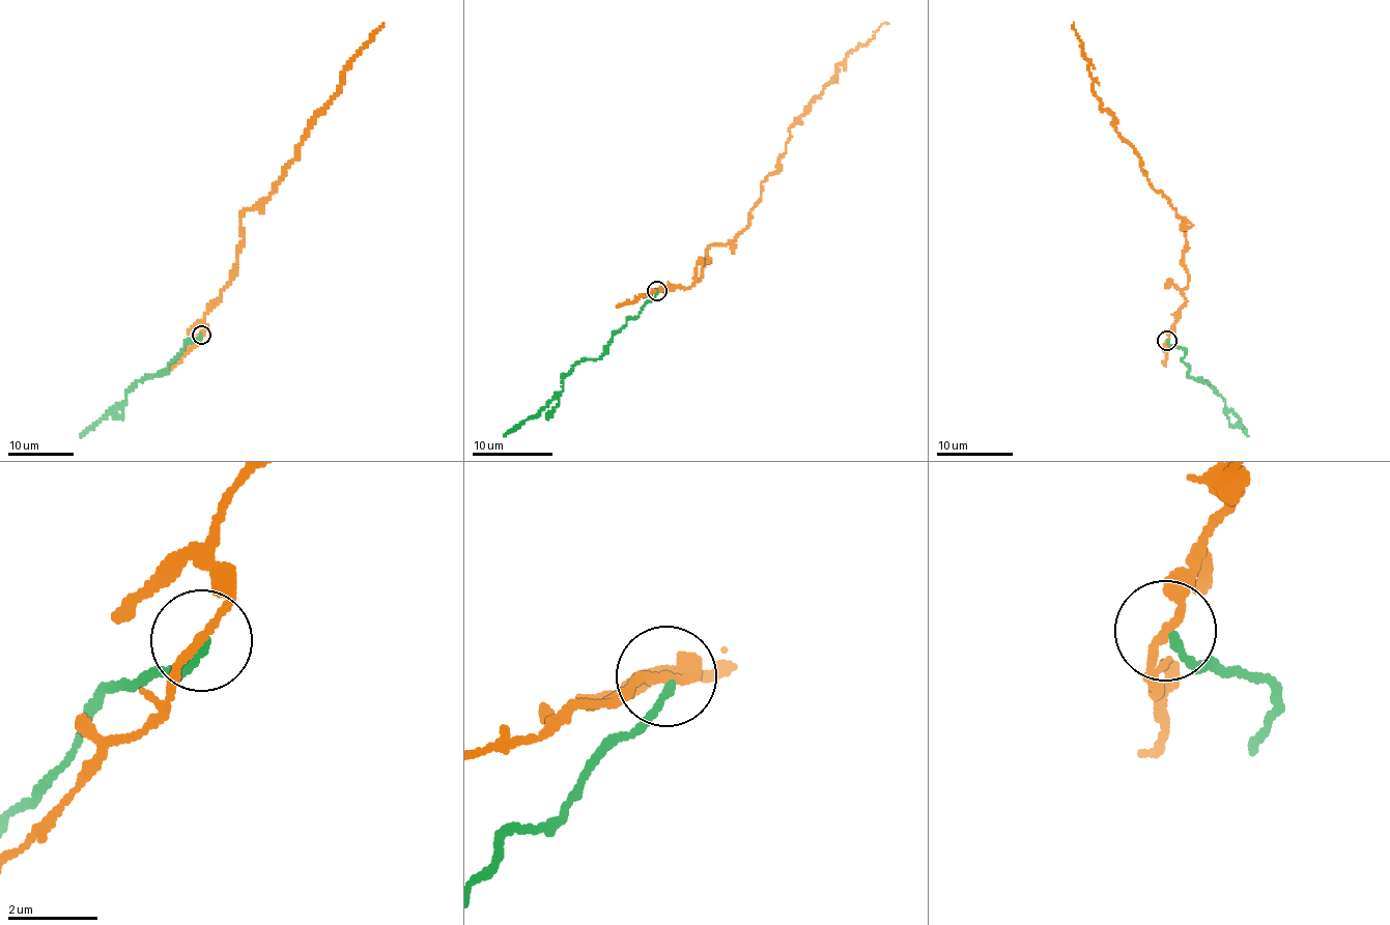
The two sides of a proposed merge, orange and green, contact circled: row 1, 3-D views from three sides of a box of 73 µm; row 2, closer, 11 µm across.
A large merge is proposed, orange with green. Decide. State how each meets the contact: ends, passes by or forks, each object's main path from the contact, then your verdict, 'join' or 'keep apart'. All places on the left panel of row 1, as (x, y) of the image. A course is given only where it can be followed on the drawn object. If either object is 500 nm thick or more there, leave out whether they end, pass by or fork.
orange passes by; green ends there; orange runs (201, 334), (205, 313), (236, 266), (239, 215), (268, 197), (314, 115), (337, 93), (346, 63), (383, 22); green runs (201, 334), (187, 343), (167, 370), (138, 381), (126, 392), (126, 399), (80, 436); keep apart

